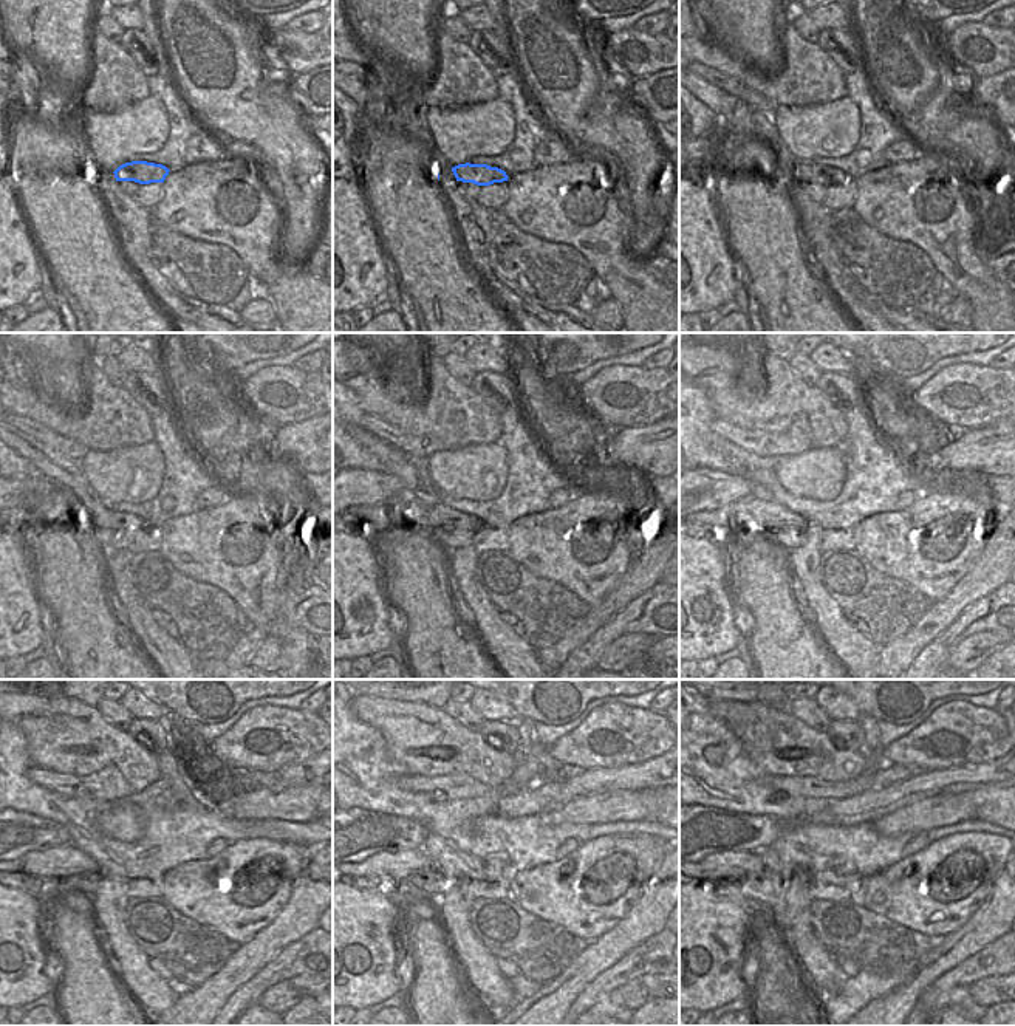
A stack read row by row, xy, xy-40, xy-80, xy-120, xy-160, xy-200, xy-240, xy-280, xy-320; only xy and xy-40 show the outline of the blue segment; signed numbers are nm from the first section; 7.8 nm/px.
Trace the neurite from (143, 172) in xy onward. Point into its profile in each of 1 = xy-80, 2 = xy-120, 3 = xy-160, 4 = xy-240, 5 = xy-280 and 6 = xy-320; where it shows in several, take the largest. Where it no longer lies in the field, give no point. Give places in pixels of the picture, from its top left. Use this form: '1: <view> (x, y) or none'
1: xy-80 (819, 174)
2: xy-120 (85, 519)
3: xy-160 (407, 509)
4: xy-240 (65, 861)
5: xy-280 (401, 864)
6: xy-320 (726, 864)

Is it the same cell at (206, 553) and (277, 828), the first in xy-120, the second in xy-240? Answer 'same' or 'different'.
different

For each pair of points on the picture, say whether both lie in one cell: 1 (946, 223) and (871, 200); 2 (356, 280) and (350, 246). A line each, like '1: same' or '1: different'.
1: same
2: same

